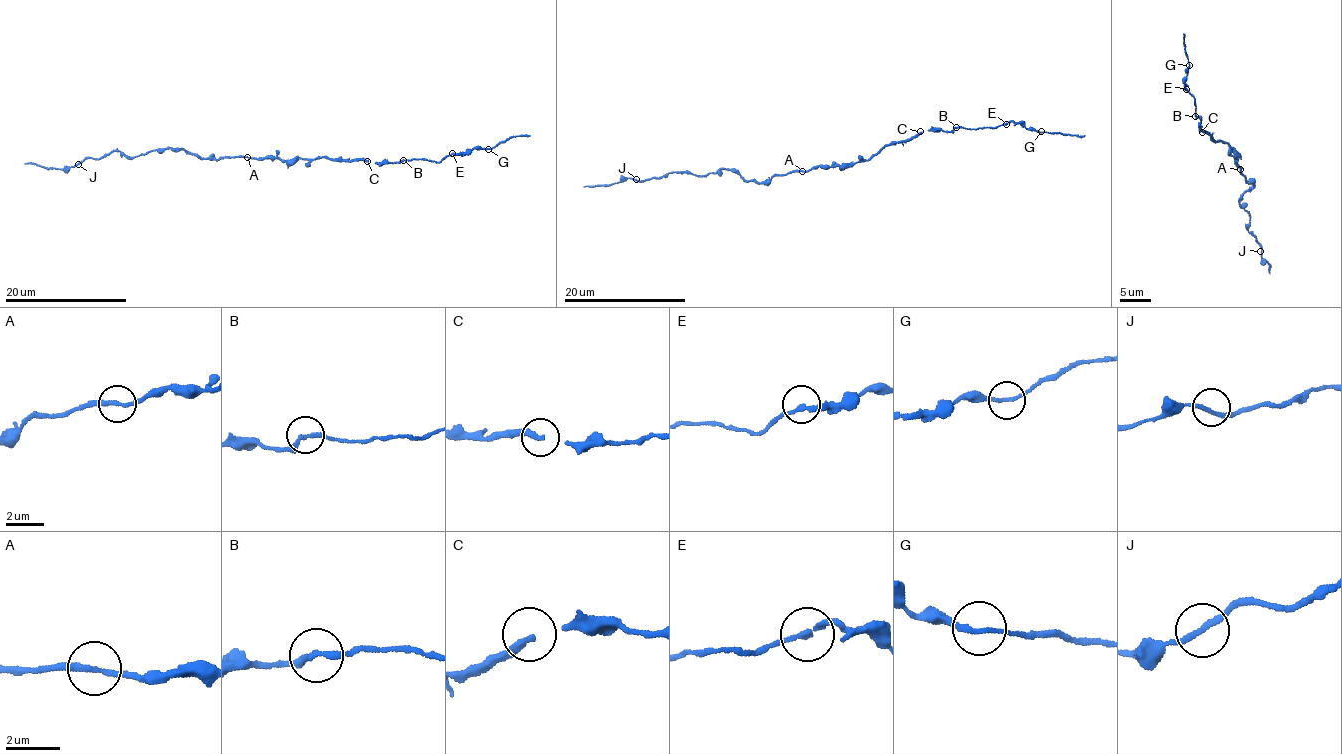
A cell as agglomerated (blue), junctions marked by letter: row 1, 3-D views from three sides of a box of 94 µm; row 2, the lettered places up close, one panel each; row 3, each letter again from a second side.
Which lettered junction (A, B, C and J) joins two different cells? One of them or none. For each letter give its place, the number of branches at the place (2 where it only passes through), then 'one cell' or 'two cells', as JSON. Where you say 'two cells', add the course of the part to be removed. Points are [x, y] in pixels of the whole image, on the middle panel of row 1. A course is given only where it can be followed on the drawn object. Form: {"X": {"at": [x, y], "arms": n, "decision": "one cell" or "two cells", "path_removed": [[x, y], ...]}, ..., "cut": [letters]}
{"A": {"at": [802, 171], "arms": 2, "decision": "one cell"}, "B": {"at": [956, 127], "arms": 2, "decision": "one cell"}, "C": {"at": [920, 131], "arms": 2, "decision": "one cell"}, "J": {"at": [636, 179], "arms": 2, "decision": "one cell"}, "cut": []}

